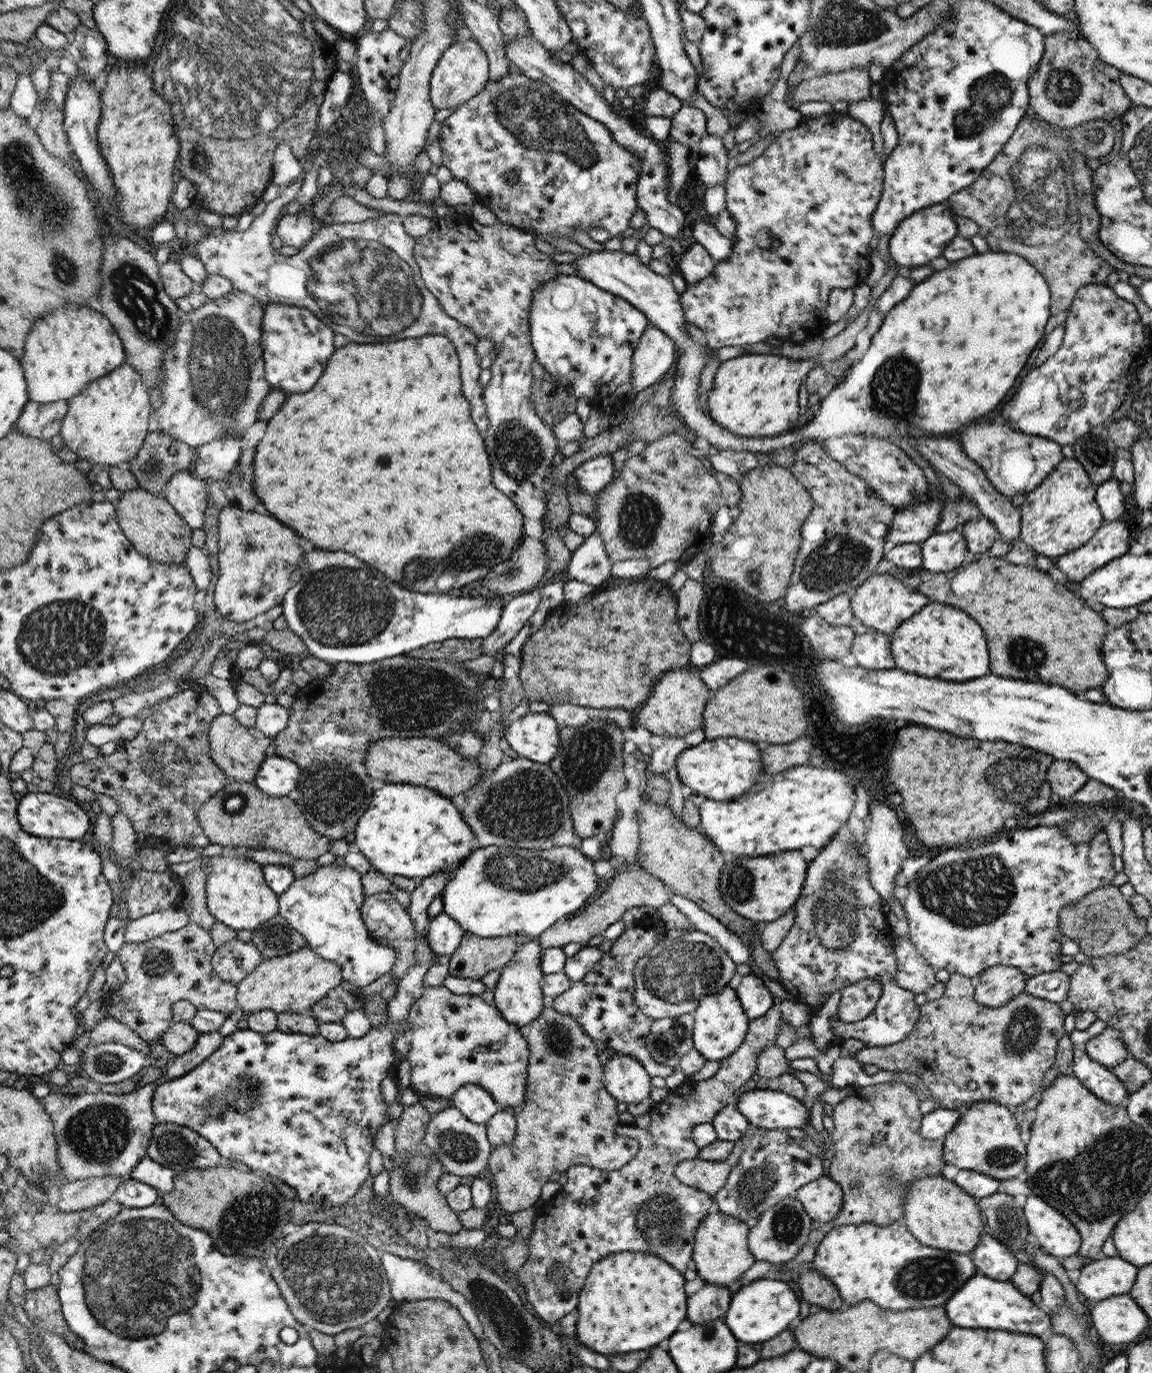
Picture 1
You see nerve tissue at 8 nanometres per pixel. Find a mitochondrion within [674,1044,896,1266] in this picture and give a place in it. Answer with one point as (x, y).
(755, 1185)

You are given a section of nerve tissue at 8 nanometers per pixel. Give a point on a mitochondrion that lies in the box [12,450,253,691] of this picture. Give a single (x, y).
(64, 636)

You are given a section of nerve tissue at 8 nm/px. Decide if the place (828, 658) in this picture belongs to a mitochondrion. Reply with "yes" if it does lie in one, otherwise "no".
no

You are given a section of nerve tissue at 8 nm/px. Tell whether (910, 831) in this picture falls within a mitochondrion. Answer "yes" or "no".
no

